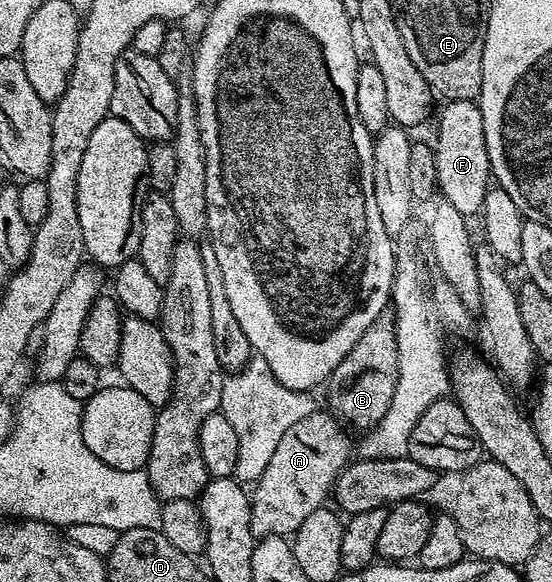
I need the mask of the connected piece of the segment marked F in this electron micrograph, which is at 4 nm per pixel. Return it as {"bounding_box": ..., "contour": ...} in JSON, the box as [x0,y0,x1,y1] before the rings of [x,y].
{"bounding_box":[433,100,492,217],"contour":[[[452,100],[438,115],[438,140],[433,140],[436,157],[436,177],[441,198],[448,200],[453,208],[458,209],[465,217],[477,216],[484,205],[484,197],[492,186],[488,149],[484,141],[484,121],[475,100]]]}

